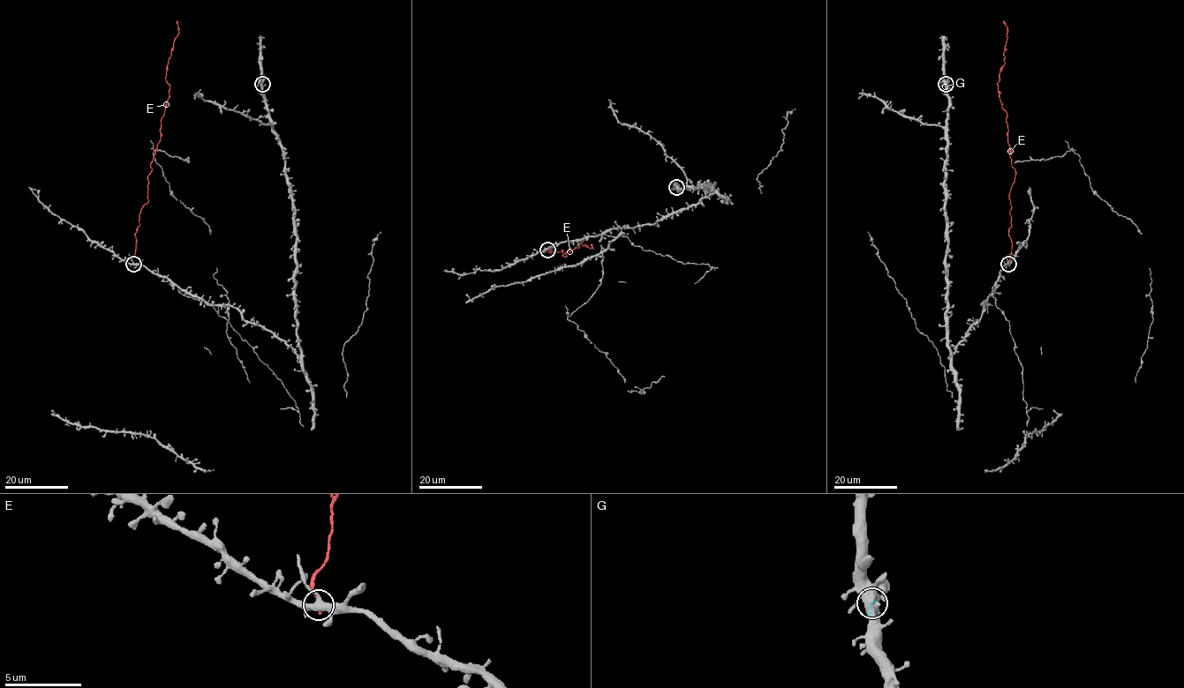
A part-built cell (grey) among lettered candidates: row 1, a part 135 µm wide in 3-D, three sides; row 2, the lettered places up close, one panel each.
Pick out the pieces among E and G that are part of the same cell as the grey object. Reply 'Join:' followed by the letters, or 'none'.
Join: G

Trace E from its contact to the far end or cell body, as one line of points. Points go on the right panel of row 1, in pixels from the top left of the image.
E: (1008, 264), (1012, 244), (1009, 193), (1015, 170), (997, 84), (1006, 39), (1003, 21)

